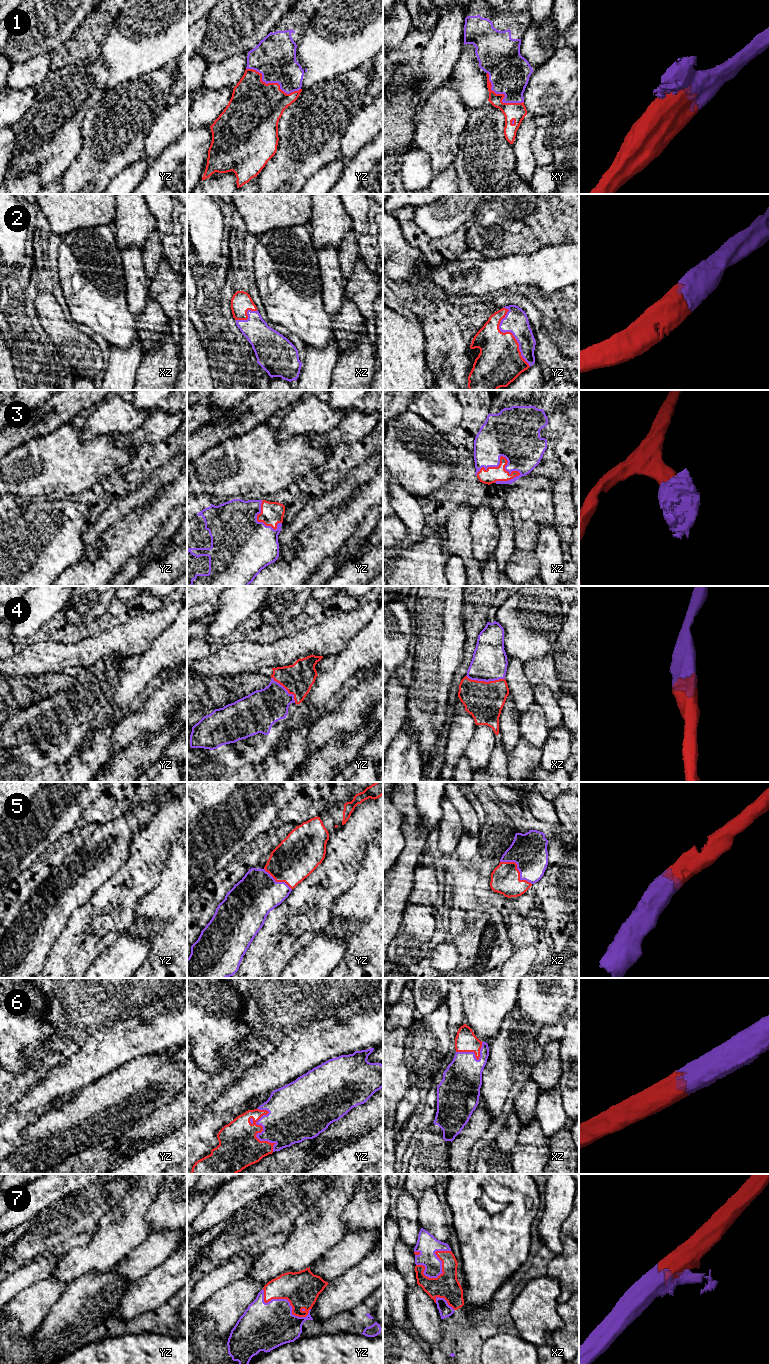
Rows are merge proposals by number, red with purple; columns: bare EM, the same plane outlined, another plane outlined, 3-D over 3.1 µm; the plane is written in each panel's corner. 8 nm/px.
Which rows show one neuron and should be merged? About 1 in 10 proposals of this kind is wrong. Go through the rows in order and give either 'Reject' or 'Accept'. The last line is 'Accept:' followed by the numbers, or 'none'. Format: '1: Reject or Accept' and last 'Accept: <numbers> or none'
1: Accept
2: Accept
3: Accept
4: Accept
5: Accept
6: Accept
7: Accept
Accept: 1, 2, 3, 4, 5, 6, 7

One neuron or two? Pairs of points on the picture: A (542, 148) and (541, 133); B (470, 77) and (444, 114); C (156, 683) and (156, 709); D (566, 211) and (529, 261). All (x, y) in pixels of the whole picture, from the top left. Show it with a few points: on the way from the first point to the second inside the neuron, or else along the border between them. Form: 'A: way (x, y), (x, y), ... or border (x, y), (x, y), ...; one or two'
A: way (541, 144), (541, 137); one
B: border (447, 84), (458, 93), (462, 102), (470, 110); two
C: border (173, 674), (141, 708); two
D: border (559, 245), (547, 245), (530, 253), (513, 255); two

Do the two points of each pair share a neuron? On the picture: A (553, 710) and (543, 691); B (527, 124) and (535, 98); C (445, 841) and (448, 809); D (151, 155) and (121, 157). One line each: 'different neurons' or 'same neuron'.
A: same neuron
B: different neurons
C: same neuron
D: different neurons

